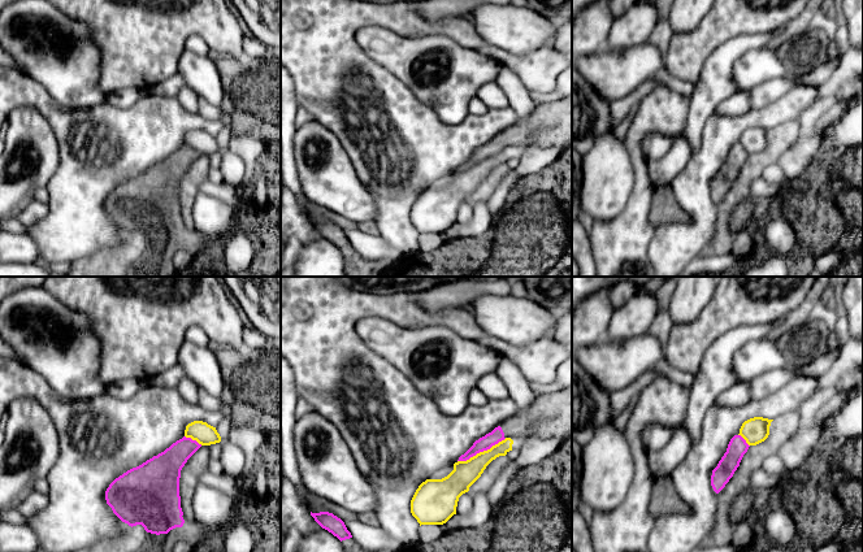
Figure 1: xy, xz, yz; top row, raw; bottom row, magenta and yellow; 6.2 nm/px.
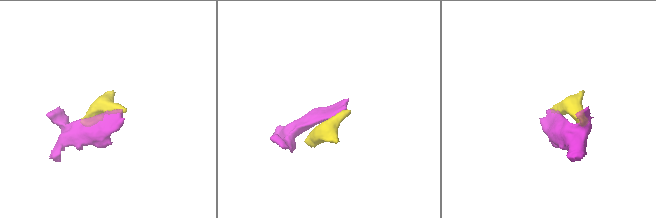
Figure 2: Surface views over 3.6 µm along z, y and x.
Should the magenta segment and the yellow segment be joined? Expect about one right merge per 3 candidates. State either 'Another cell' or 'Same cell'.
Another cell

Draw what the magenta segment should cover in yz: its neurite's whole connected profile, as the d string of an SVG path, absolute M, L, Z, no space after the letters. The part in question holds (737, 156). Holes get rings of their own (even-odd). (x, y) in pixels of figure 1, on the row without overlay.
M734 144L730 148L727 161L712 179L711 195L716 203L719 203L733 186L749 156L741 144Z

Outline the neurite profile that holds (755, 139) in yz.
M754 126L745 130L740 138L740 143L749 155L756 155L764 151L769 144L769 135L773 129Z

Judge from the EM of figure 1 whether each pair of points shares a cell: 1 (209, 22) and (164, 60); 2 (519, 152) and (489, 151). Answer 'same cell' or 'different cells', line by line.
1: same cell
2: different cells

